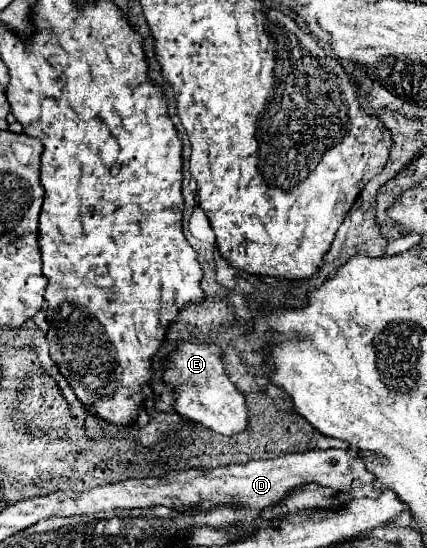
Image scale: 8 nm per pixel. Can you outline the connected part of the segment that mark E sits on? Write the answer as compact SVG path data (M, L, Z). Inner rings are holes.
M179 340L175 350L167 356L163 366L163 384L177 396L173 408L185 420L201 422L213 432L231 436L247 428L245 396L231 384L221 364L221 348L215 344L195 344L191 340Z

